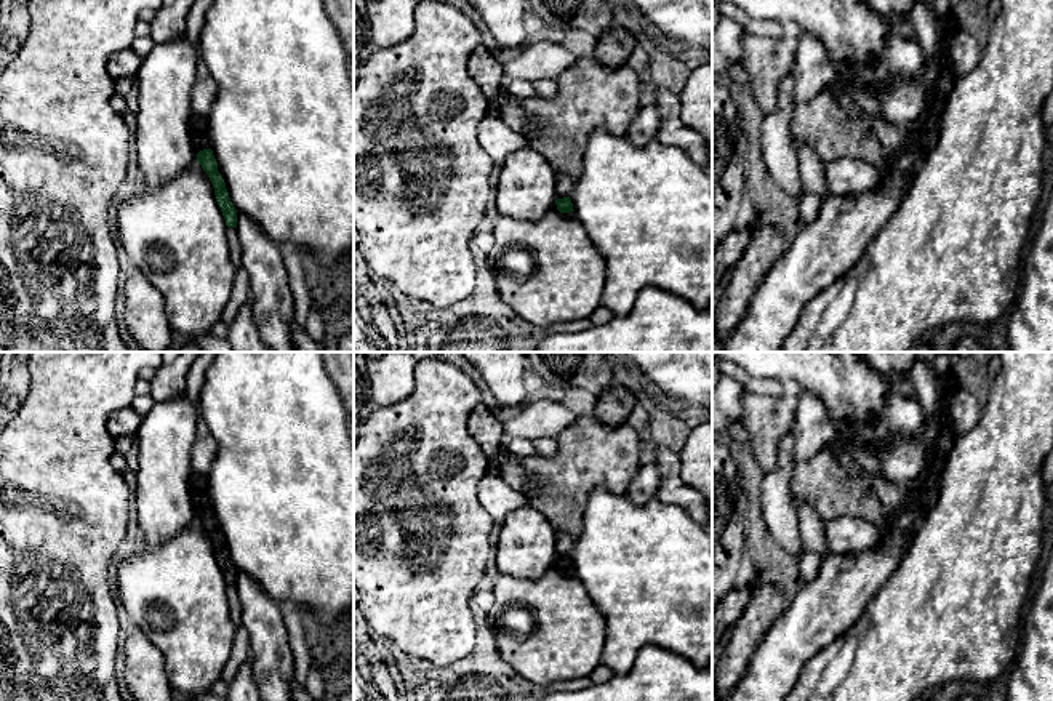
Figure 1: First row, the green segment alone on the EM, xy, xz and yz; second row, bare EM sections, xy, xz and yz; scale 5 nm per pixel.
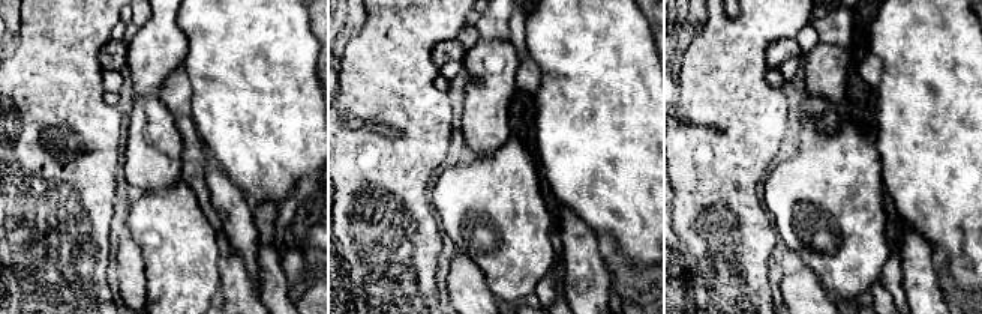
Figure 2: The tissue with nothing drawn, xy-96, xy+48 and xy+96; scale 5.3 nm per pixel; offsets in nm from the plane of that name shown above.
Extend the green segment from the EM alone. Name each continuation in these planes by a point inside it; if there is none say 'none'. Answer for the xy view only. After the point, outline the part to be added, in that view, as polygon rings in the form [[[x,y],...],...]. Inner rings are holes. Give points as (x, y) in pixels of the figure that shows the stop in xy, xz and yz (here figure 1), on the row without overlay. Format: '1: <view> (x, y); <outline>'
1: xy (199, 484); [[[192,474],[189,487],[195,512],[211,507],[208,474]]]

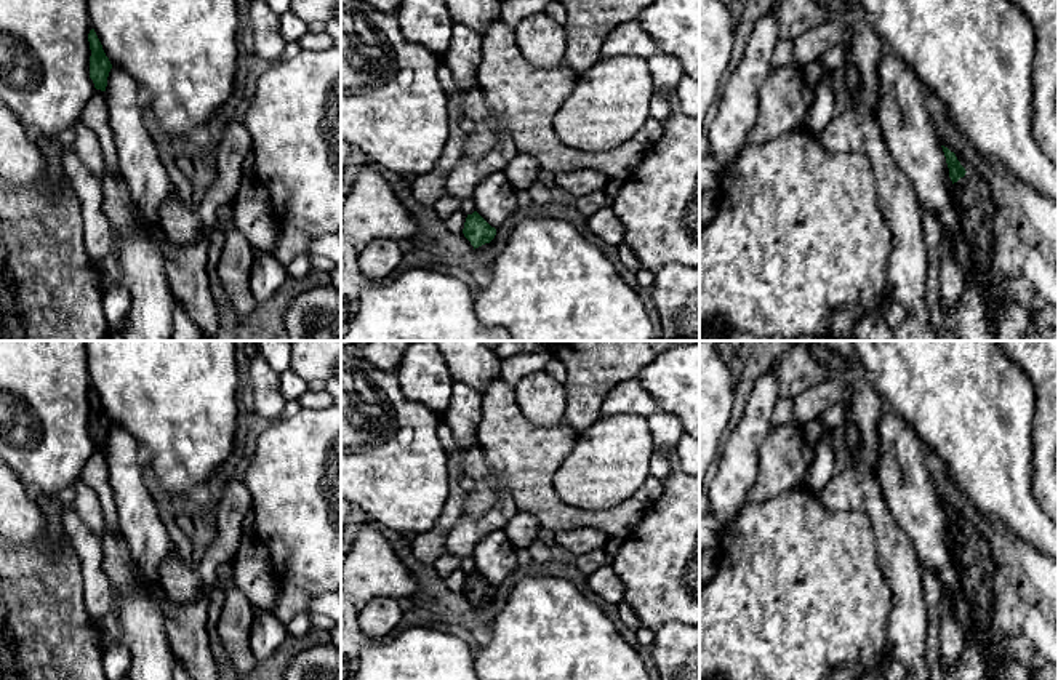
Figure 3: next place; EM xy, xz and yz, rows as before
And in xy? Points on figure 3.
none

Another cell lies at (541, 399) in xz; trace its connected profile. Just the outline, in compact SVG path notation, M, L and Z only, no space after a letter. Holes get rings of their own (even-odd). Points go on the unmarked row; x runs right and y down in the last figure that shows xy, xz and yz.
M544 370L517 382L515 400L533 424L551 427L565 419L565 386L552 379Z

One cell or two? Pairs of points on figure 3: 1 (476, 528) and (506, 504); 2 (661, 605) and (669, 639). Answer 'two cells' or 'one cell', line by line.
1: one cell
2: two cells

